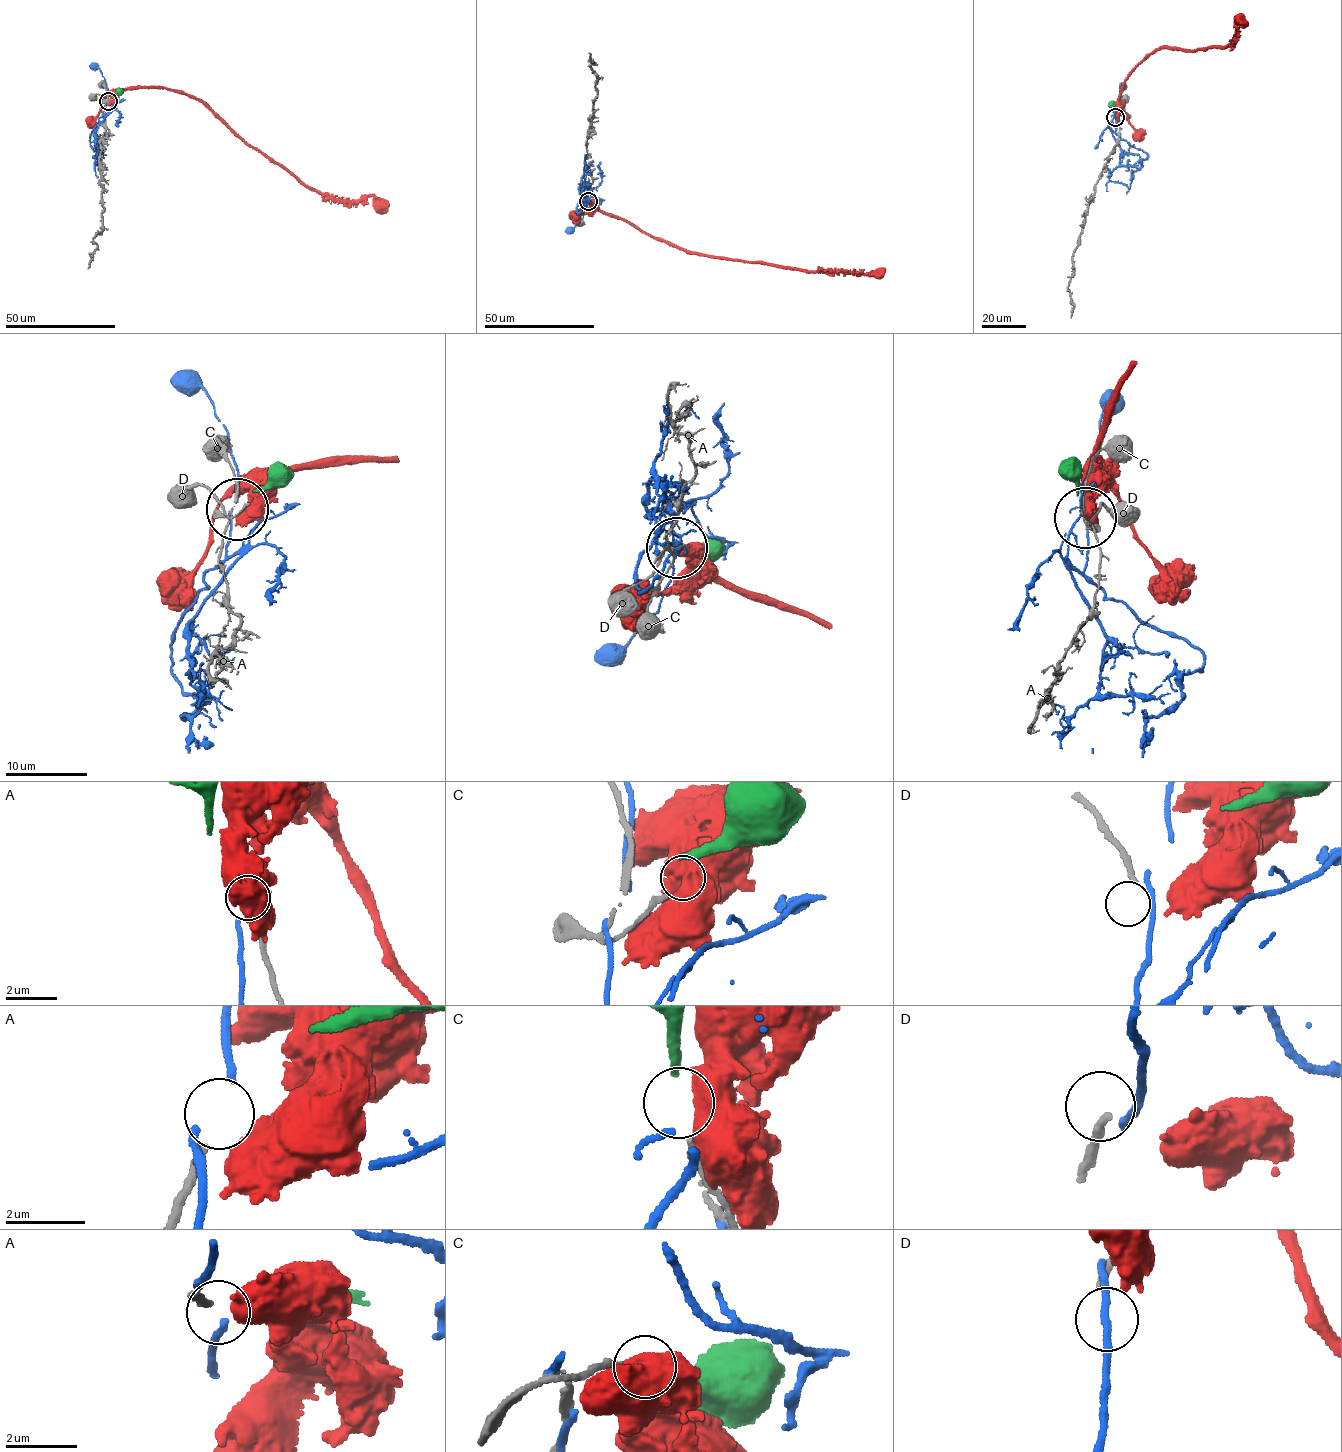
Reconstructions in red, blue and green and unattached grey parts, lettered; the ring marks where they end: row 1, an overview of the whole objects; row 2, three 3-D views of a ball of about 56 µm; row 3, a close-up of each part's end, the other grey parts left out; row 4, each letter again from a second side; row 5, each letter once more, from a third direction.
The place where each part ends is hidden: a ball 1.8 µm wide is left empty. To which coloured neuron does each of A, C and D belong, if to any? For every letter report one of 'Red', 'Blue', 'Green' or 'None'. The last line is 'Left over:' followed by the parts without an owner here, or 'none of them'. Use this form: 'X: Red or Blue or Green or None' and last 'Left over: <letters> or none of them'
A: None
C: None
D: None
Left over: A, C, D

